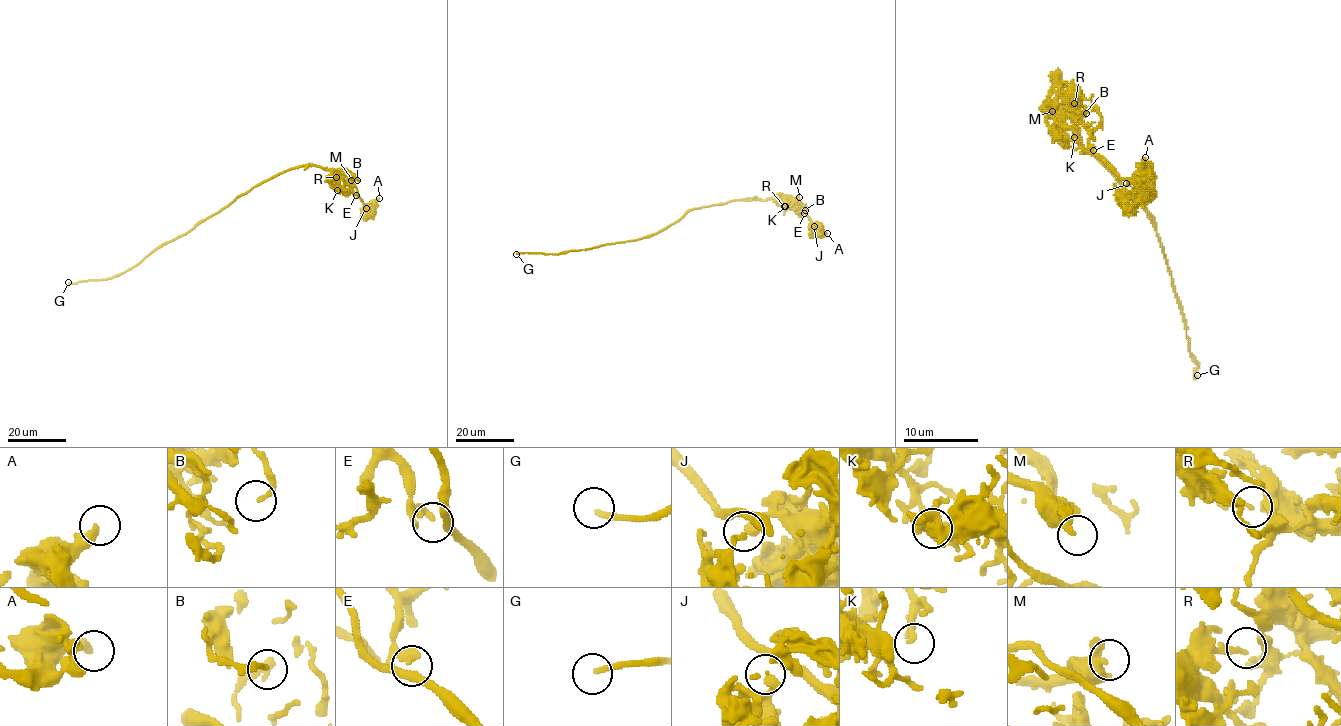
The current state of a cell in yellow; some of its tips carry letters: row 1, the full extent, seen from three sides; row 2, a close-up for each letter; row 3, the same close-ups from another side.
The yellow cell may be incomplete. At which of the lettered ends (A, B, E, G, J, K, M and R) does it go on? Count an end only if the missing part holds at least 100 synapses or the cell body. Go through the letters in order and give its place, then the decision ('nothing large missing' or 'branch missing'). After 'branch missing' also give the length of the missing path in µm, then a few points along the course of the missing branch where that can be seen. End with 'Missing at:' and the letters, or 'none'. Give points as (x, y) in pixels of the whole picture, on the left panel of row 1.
A: (379, 198) | nothing large missing
B: (357, 180) | nothing large missing
E: (356, 195) | nothing large missing
G: (68, 282) | branch missing | 15 µm
J: (366, 208) | nothing large missing
K: (337, 190) | nothing large missing
M: (351, 180) | nothing large missing
R: (336, 177) | nothing large missing
Missing at: G

